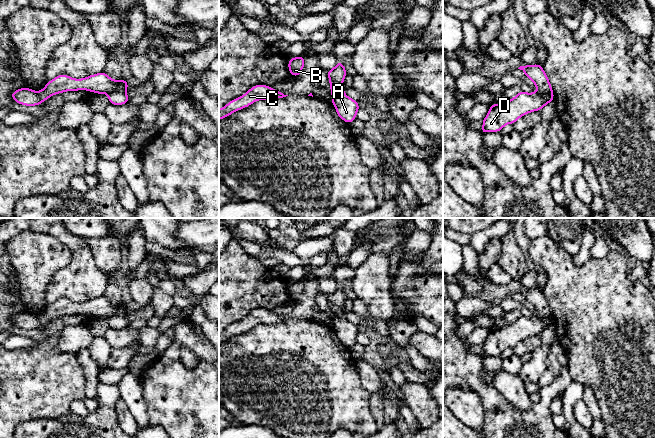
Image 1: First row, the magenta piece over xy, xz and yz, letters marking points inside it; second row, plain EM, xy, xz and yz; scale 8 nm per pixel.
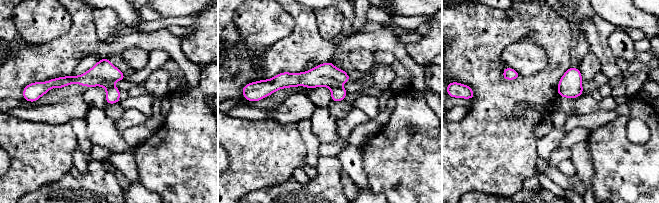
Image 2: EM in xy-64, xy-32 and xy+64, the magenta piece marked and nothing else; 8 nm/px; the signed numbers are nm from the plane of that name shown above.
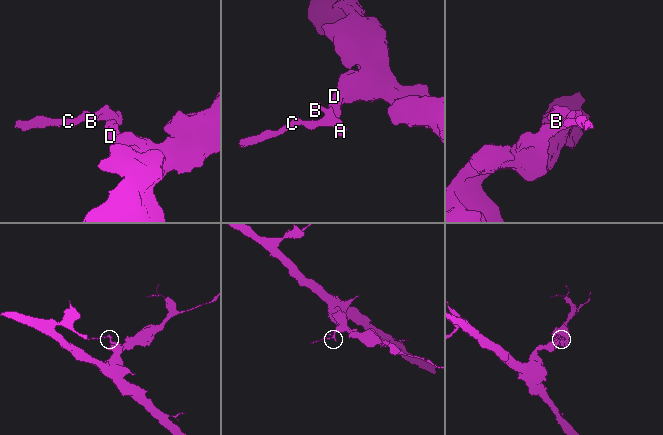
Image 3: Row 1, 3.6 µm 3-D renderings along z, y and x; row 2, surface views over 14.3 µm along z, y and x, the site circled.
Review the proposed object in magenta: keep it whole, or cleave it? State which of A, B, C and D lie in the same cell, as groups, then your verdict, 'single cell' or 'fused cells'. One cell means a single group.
A D / B C | fused cells

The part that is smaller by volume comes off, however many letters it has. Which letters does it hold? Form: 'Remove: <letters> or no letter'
Remove: B, C

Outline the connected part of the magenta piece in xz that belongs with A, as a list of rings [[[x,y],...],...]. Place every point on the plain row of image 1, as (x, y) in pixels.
[[[337,285],[337,289],[327,294],[330,313],[333,315],[332,328],[336,332],[337,340],[347,346],[352,347],[356,343],[358,334],[360,333],[358,325],[351,323],[344,317],[342,307],[347,299],[347,295],[341,285]]]

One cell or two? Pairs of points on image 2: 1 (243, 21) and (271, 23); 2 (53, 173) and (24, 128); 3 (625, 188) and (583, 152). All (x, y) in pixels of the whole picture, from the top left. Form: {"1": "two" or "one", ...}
{"1": "one", "2": "one", "3": "two"}

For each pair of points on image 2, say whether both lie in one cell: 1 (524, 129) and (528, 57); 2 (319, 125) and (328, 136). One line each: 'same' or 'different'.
1: different
2: same

